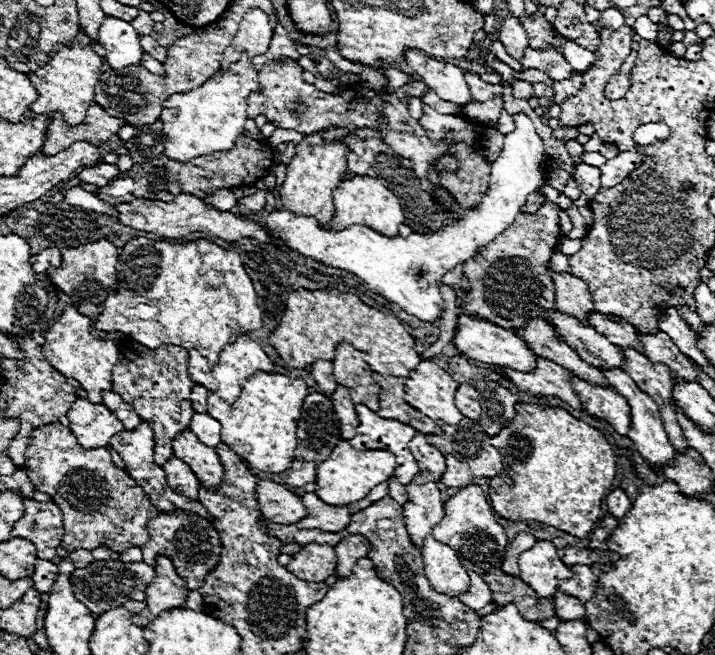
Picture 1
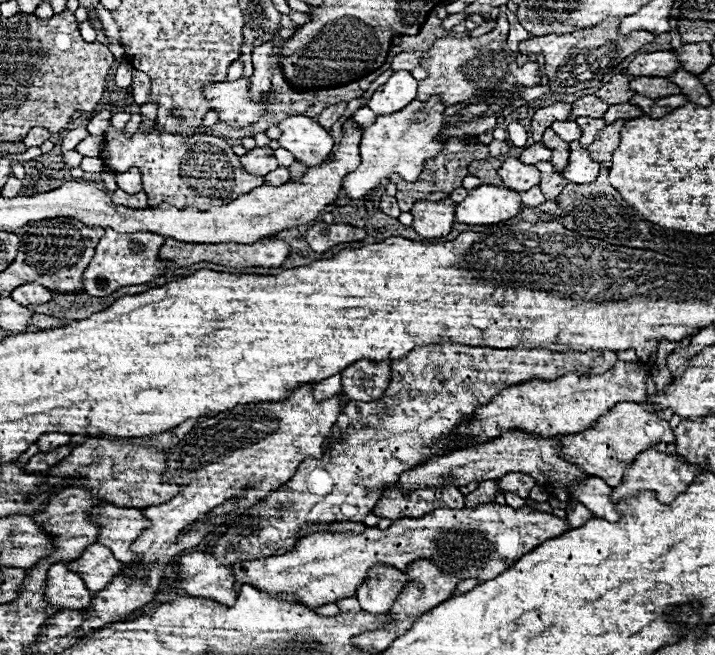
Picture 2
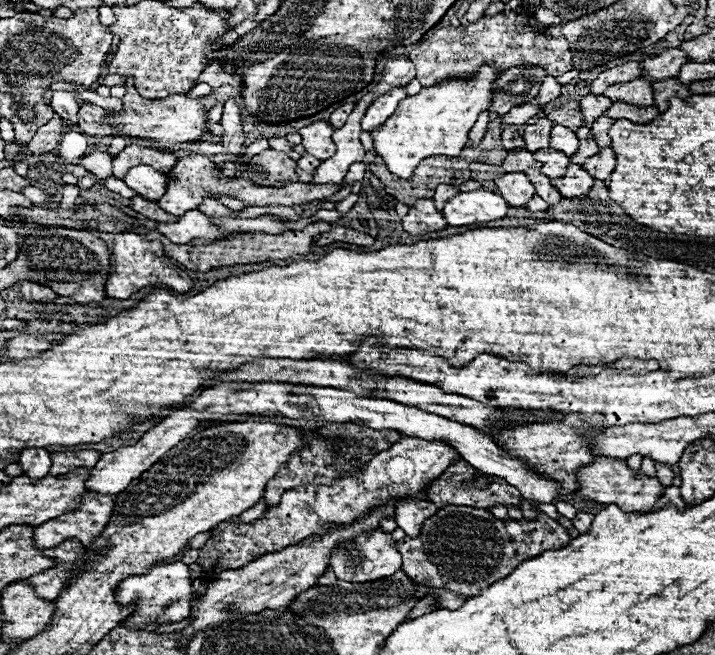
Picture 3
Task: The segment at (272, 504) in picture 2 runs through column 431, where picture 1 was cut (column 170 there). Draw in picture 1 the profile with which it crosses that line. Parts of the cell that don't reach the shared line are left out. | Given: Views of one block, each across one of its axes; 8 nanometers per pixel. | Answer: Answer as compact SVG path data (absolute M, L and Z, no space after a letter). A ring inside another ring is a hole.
M132 338L120 340L118 348L120 364L116 364L116 368L112 370L112 392L120 394L122 400L130 404L146 424L152 426L156 440L154 460L162 466L174 456L172 440L184 428L188 428L194 414L190 402L194 382L188 376L188 350L172 346L160 346L156 350L150 350Z

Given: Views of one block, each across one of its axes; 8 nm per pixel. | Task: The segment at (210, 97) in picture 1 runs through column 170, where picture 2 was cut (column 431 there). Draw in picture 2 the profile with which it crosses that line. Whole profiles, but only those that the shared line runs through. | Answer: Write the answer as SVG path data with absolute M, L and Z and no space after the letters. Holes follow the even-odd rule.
M432 96L430 100L424 102L412 100L400 112L378 116L372 126L364 128L360 140L362 162L354 172L350 172L344 178L346 196L350 200L358 200L376 186L380 186L380 180L388 178L390 174L400 174L406 182L416 182L424 168L424 162L432 160L444 150L444 138L440 138L446 124L444 110L446 106L442 104L442 100L438 100L438 96Z

